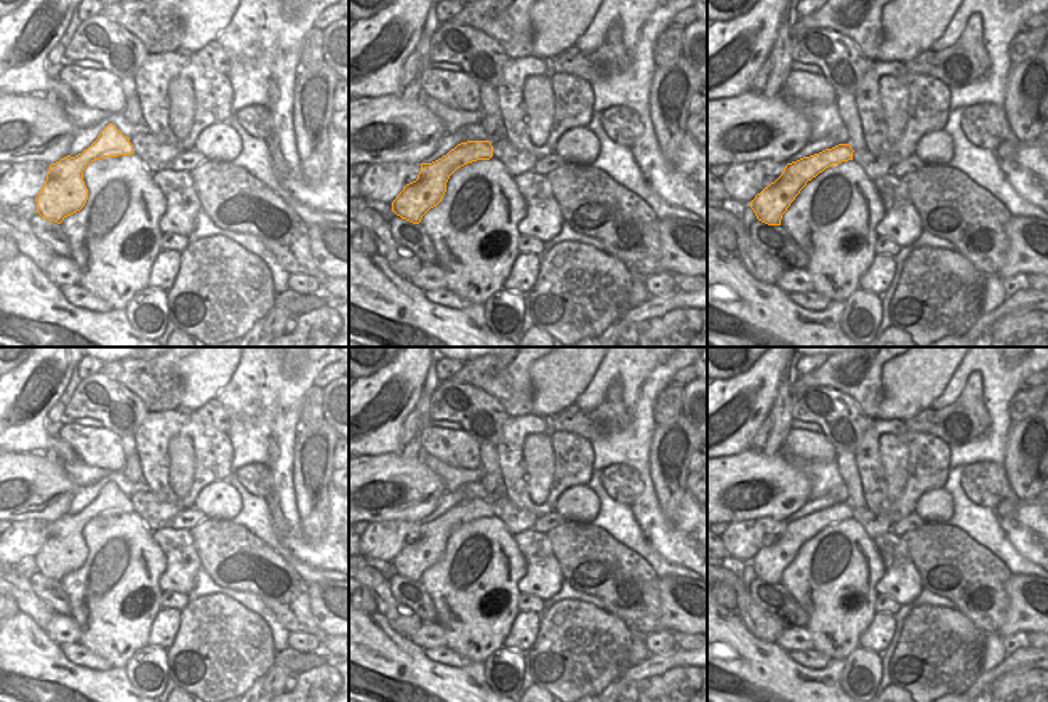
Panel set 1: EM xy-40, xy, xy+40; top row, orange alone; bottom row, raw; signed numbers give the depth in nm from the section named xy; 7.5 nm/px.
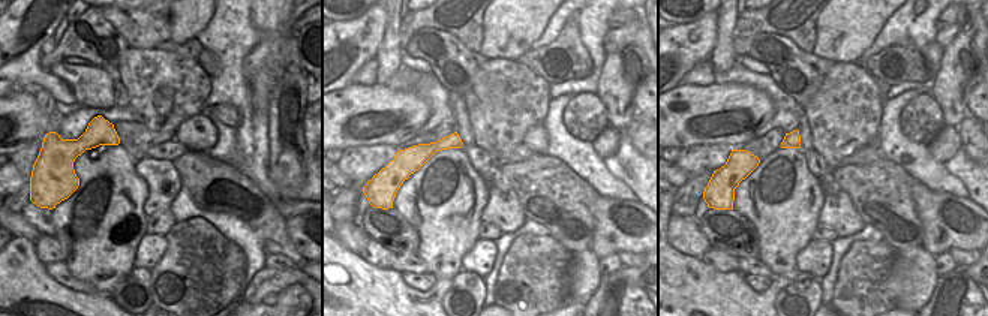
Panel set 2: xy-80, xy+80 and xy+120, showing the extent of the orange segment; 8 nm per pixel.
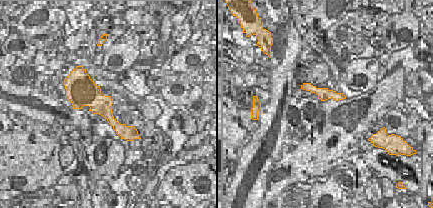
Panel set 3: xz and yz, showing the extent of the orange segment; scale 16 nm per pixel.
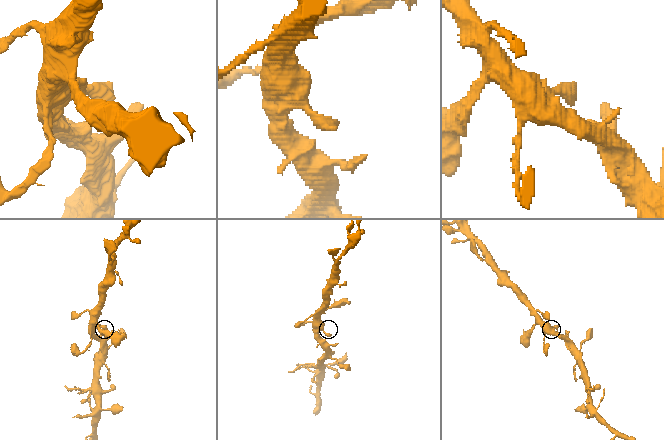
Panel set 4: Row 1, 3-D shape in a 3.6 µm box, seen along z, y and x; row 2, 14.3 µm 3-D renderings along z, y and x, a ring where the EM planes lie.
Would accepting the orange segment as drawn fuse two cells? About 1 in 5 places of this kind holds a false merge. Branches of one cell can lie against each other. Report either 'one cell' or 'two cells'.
one cell

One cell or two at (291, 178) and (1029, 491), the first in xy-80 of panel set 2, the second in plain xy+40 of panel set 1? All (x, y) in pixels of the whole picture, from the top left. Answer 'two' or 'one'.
one

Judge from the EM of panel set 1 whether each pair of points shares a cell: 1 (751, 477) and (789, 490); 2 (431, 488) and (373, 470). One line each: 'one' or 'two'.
1: one
2: one

